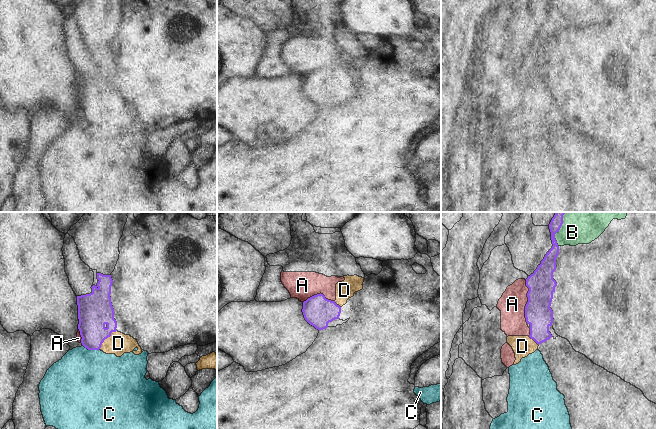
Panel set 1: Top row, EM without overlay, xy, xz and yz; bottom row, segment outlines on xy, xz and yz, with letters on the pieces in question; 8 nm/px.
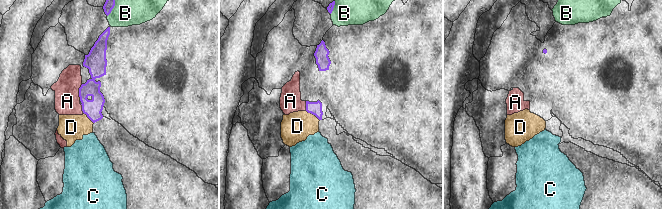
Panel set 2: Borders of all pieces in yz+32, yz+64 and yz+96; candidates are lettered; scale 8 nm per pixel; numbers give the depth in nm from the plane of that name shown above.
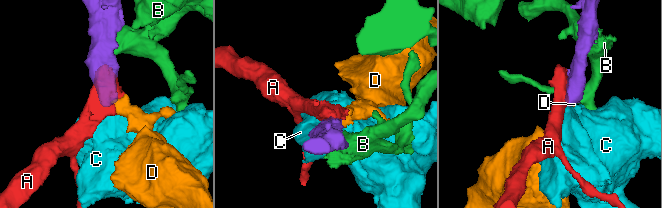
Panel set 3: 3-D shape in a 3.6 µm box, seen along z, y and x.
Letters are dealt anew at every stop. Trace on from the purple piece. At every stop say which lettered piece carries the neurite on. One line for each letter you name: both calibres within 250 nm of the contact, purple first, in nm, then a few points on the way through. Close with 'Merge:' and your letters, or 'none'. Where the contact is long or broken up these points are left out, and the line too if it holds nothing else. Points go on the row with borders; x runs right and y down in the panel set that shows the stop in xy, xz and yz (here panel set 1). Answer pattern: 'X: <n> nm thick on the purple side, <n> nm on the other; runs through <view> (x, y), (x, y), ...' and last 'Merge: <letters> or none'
D: 280 nm thick on the purple side, 180 nm on the other; runs through xy (95, 310), (95, 327), (106, 338), (118, 343)
Merge: D

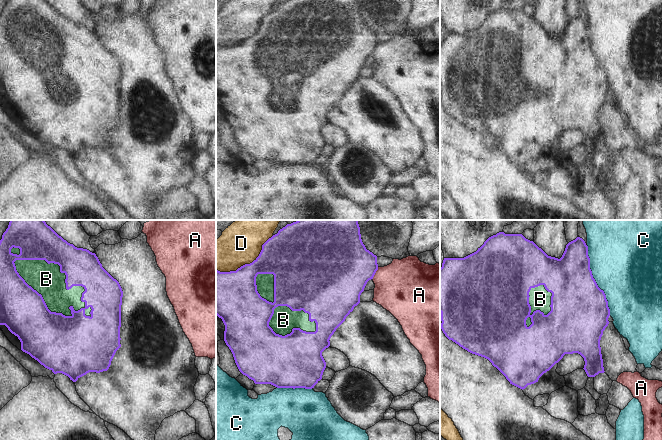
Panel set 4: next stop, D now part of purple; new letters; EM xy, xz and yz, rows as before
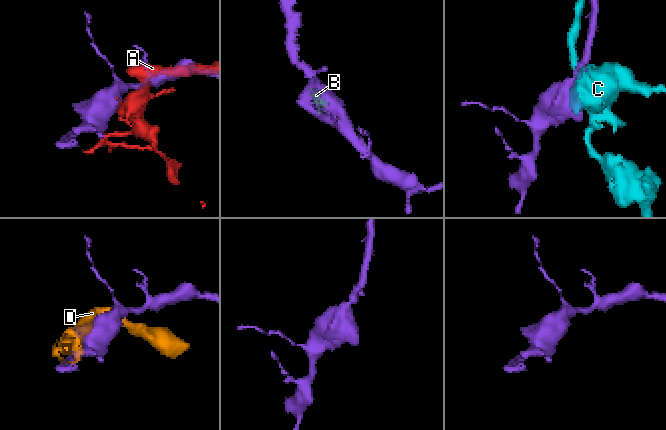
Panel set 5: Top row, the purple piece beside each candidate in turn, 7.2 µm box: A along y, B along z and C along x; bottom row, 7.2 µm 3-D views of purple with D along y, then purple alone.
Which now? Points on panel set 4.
B: 440 nm thick on the purple side, 240 nm on the other
Merge: B

